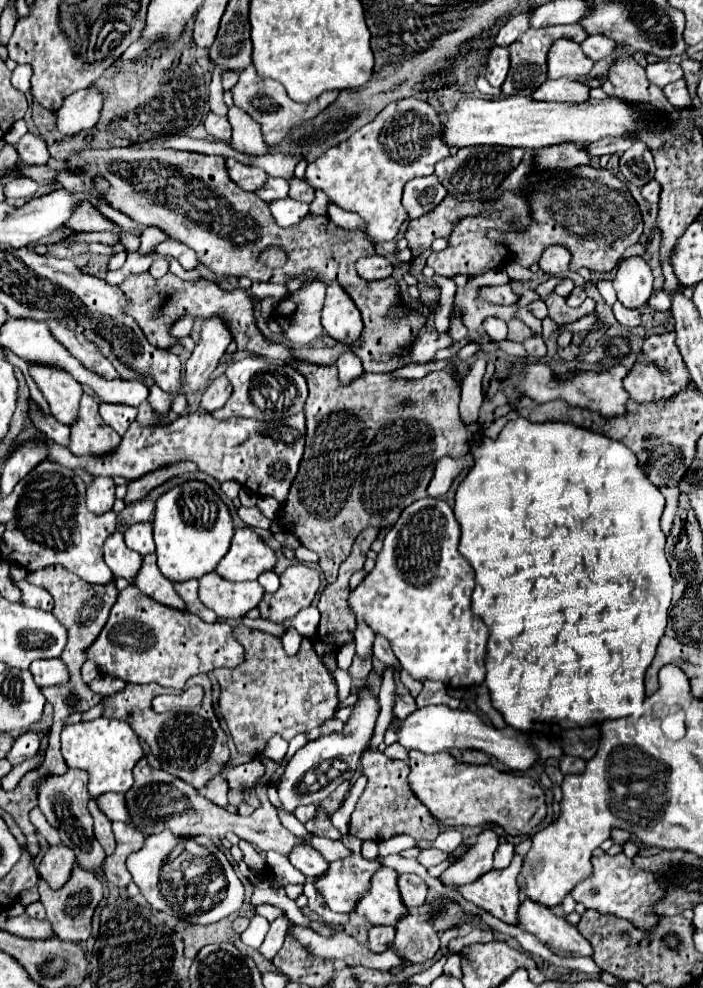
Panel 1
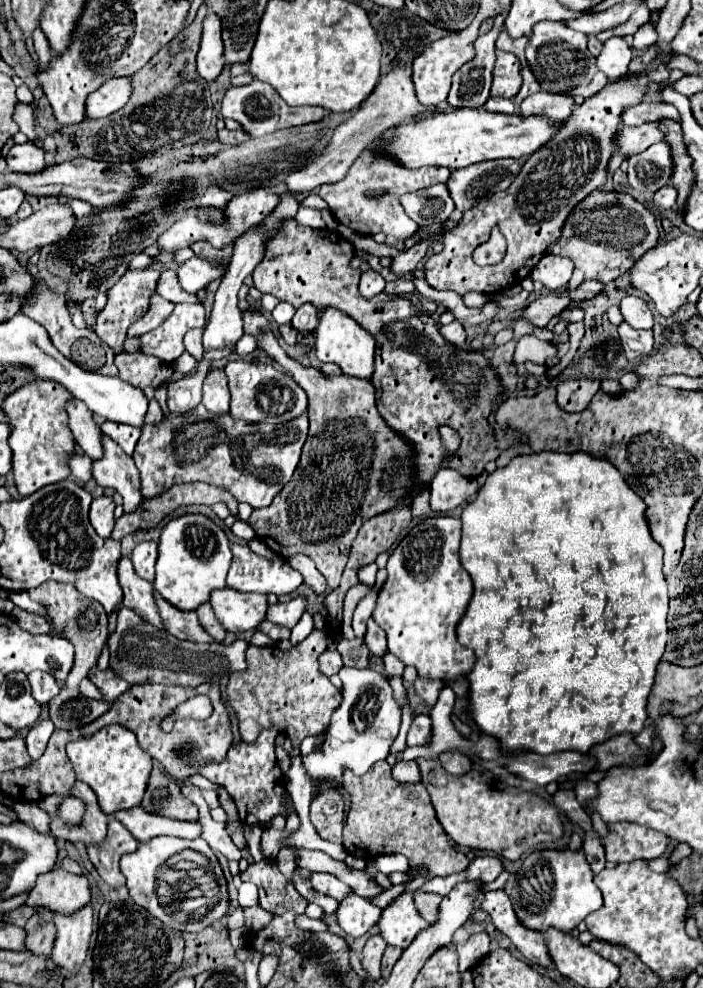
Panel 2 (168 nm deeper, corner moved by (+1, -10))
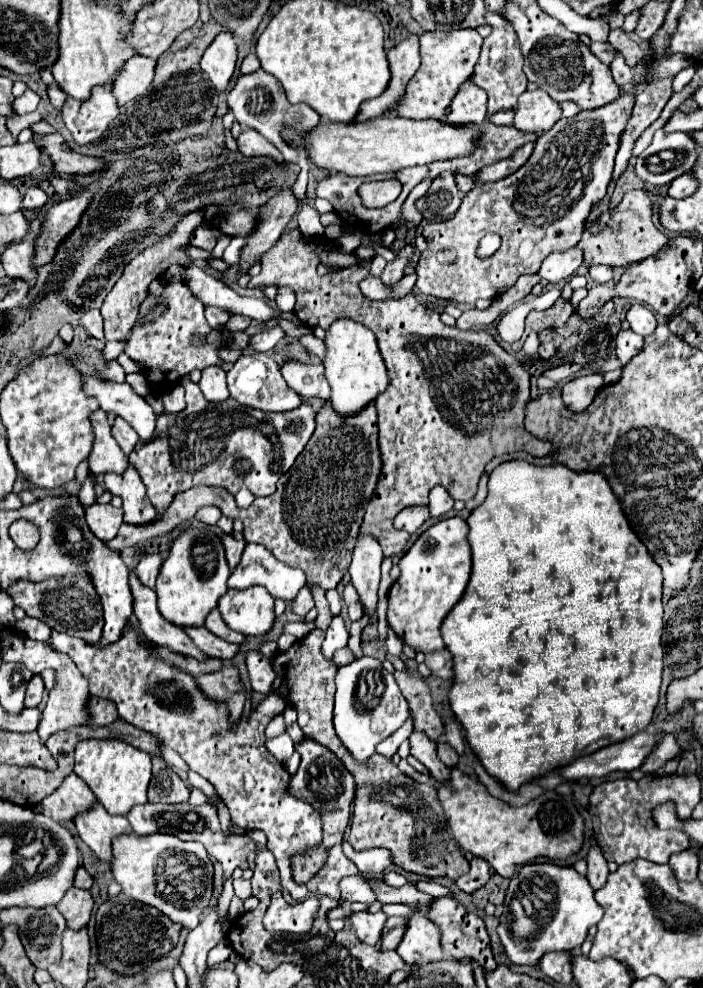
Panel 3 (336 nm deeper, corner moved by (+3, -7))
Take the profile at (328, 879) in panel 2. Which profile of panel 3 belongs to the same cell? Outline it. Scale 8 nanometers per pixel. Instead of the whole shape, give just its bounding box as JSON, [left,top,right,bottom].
[339,874,375,904]

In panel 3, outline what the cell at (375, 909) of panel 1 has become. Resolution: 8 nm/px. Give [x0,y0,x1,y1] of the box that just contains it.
[397,912,443,966]

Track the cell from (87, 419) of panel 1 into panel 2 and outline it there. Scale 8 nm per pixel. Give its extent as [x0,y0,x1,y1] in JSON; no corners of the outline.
[93,435,141,513]

